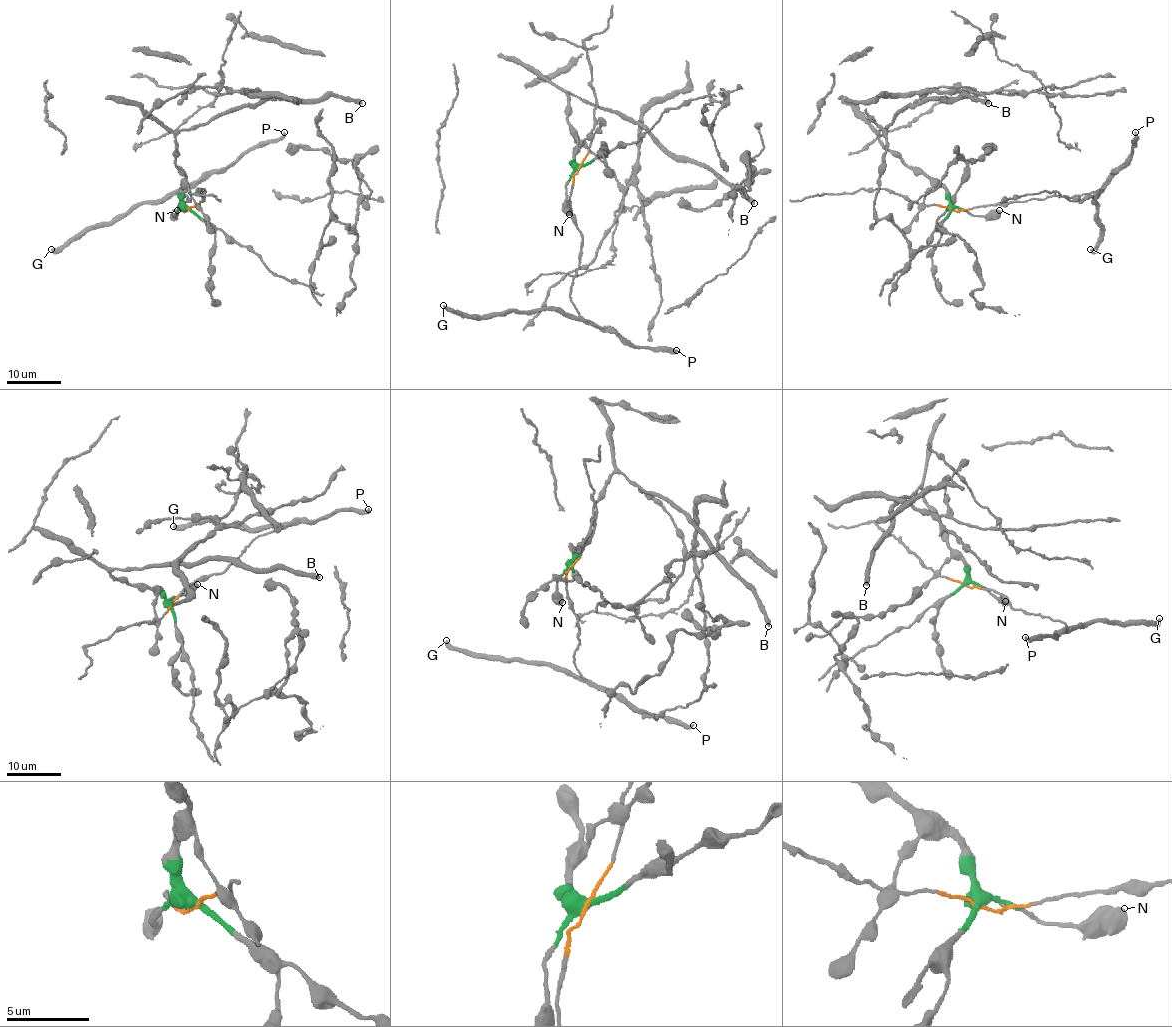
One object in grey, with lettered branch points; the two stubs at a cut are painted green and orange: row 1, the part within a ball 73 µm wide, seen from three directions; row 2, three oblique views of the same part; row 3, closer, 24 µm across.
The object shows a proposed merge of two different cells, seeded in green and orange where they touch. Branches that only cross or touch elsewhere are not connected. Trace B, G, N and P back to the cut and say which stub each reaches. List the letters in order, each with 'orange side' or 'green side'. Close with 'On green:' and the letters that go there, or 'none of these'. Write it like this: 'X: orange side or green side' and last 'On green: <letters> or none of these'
B: green side
G: orange side
N: green side
P: orange side
On green: B, N

